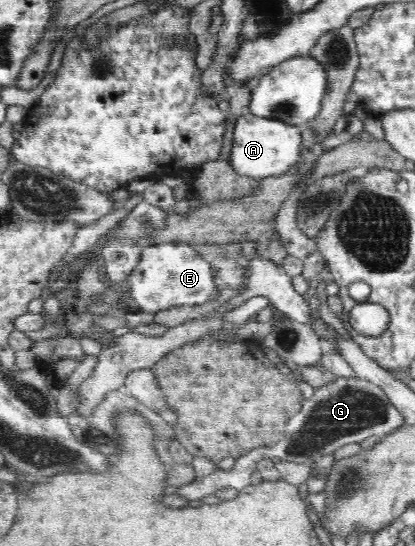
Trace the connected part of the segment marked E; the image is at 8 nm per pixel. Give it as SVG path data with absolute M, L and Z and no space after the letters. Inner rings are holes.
M183 242L152 244L142 249L141 259L126 279L126 289L137 310L157 313L171 307L199 307L220 297L220 284L213 277L213 269L192 246Z

